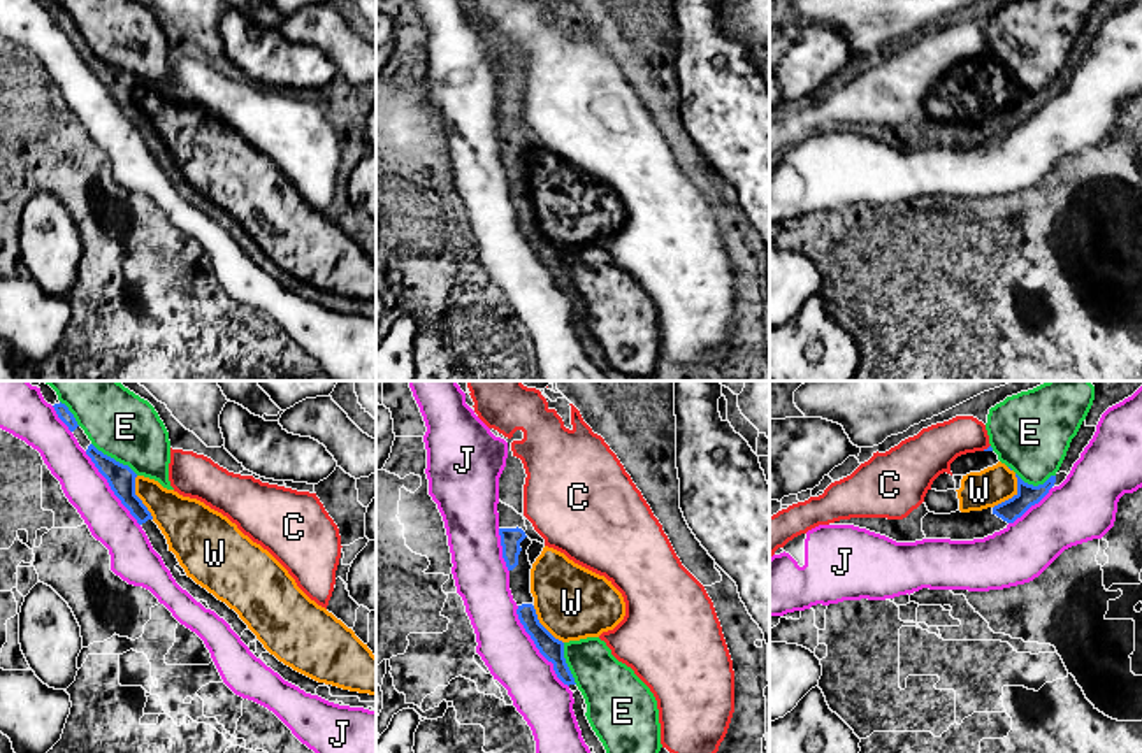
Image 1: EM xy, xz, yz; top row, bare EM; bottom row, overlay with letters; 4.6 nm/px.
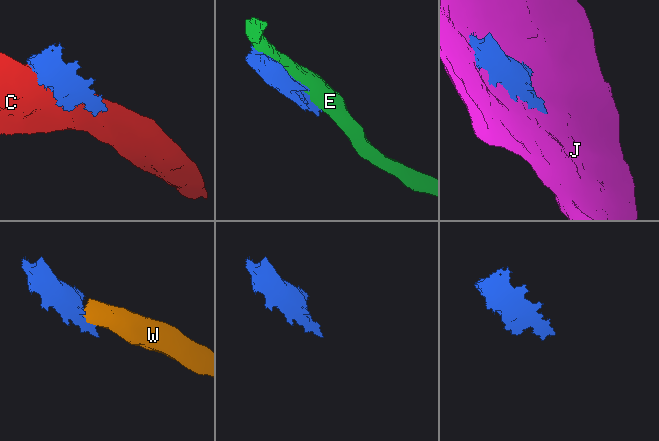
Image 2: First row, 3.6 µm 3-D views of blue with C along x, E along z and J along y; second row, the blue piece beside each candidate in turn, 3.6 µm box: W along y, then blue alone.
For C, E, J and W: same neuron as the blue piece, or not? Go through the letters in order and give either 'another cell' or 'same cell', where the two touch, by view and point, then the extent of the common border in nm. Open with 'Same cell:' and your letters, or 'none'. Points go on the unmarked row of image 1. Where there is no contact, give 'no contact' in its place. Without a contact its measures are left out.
Same cell: W
C: another cell; meets blue in yz at (988, 55); contact 50 nm long
E: another cell; meets blue in xy at (113, 65); contact 260 nm long
J: another cell; meets blue in xz at (536, 253); contact 440 nm long
W: same cell; meets blue in yz at (1014, 102); contact 190 nm long

